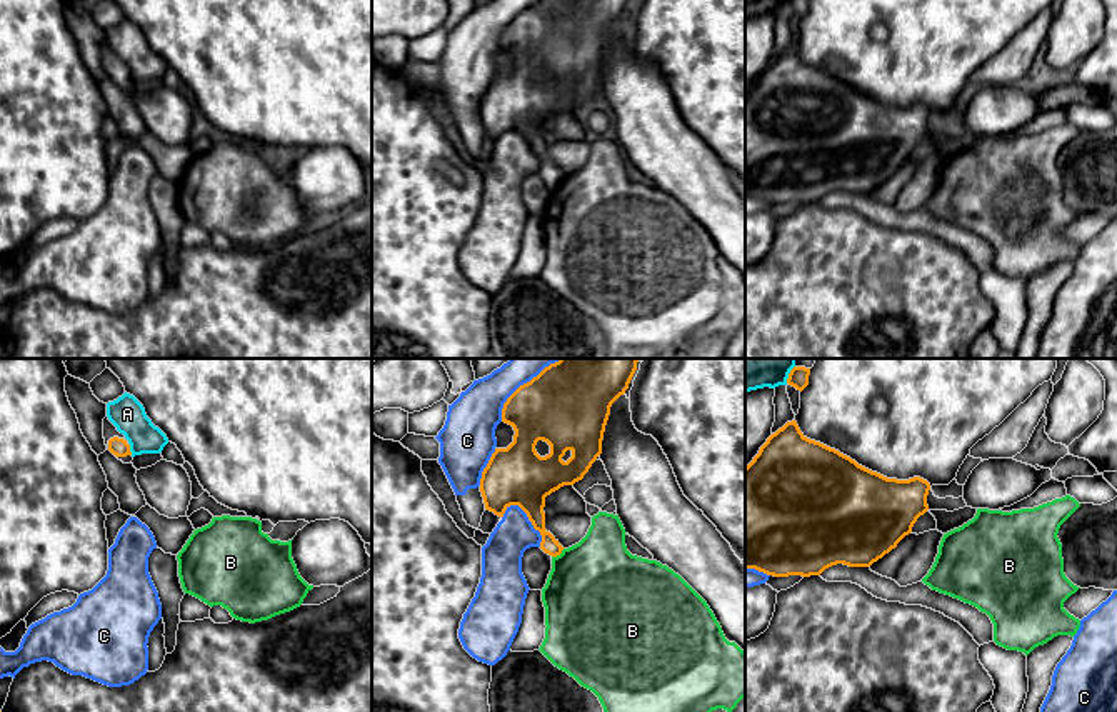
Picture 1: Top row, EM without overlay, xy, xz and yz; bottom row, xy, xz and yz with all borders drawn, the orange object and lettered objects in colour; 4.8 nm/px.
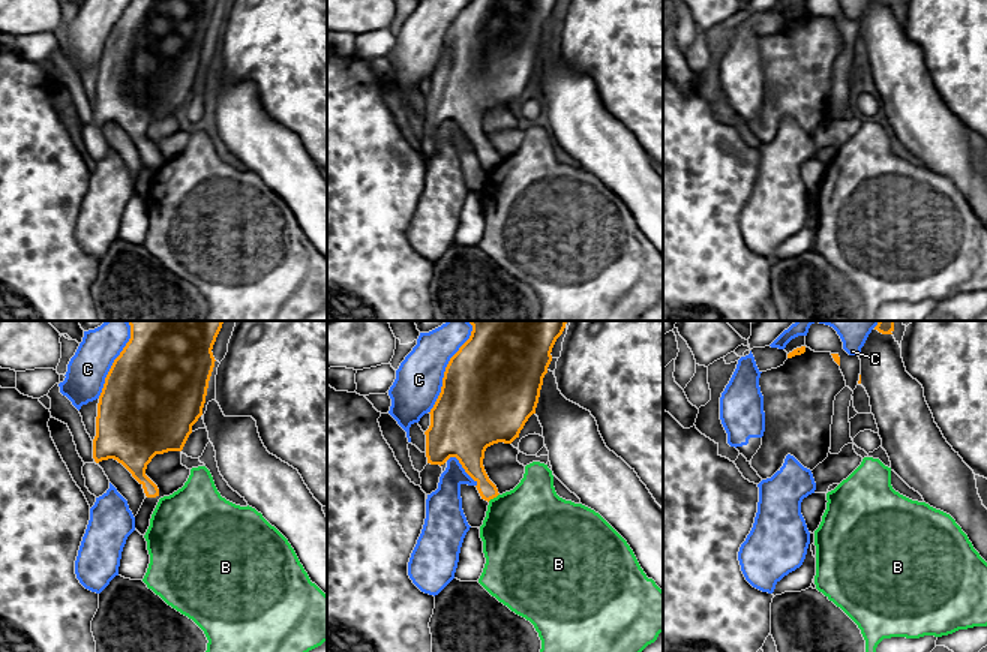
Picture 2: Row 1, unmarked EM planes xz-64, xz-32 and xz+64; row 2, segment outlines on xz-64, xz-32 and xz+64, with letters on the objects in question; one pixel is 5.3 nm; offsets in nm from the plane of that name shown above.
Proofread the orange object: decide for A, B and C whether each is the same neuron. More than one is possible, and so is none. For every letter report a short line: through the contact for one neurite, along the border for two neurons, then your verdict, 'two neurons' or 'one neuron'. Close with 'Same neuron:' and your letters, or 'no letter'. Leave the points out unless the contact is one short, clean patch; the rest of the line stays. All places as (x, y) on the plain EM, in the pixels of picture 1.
A: two neurons
B: line xz (564, 175), (552, 184); two neurons
C: two neurons
Same neuron: no letter

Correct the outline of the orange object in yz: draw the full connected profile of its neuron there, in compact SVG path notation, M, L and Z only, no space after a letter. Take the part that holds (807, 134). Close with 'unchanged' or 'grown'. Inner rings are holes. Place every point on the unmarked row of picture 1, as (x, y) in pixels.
M795 47L787 48L745 93L745 195L810 203L837 190L870 193L929 137L929 117L920 103L887 105L807 65Z; unchanged

